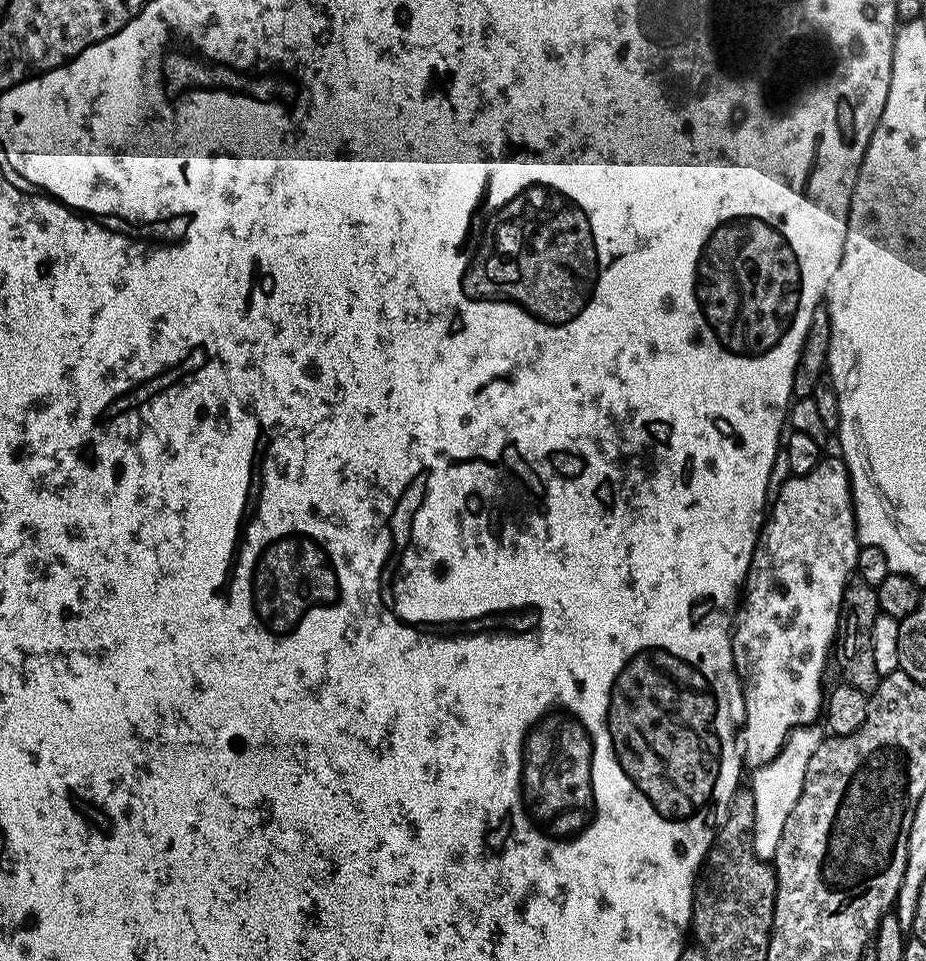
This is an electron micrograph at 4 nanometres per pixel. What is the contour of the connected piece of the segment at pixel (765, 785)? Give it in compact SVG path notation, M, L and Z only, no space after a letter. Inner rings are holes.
M819 727L796 728L786 738L782 750L766 766L755 769L751 773L750 787L754 794L754 852L758 858L771 861L778 850L778 838L782 838L782 826L786 826L786 818L790 818L790 810L794 810L794 802L802 794L802 786L806 778L806 766L810 766L810 758L814 758L814 750L818 750L822 739Z

